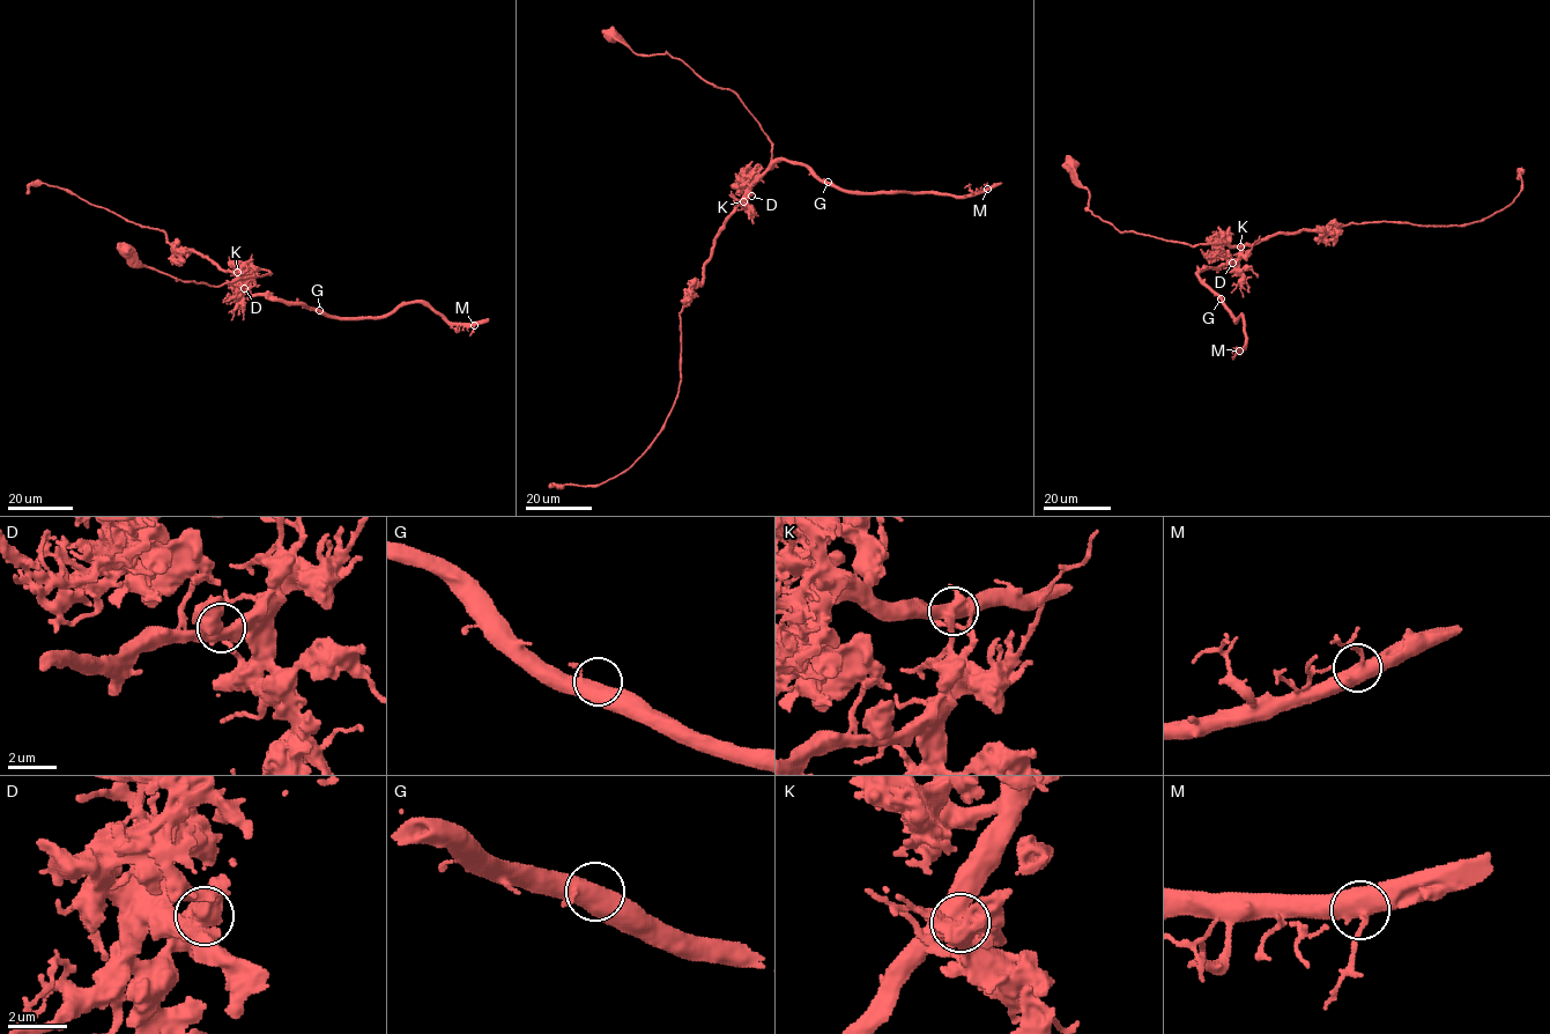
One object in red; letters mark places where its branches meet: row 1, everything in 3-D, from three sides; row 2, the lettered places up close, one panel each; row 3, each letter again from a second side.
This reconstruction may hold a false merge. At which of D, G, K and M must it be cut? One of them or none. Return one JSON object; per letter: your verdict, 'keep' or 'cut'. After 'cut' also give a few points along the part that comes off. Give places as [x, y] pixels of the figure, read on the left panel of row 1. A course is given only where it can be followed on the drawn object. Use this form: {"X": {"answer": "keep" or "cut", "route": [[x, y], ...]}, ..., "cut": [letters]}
{"D": {"answer": "keep"}, "G": {"answer": "keep"}, "K": {"answer": "cut", "route": [[237, 272], [247, 293], [301, 302], [341, 317], [382, 317], [406, 304], [424, 302], [452, 323], [489, 319]]}, "M": {"answer": "keep"}, "cut": ["K"]}

